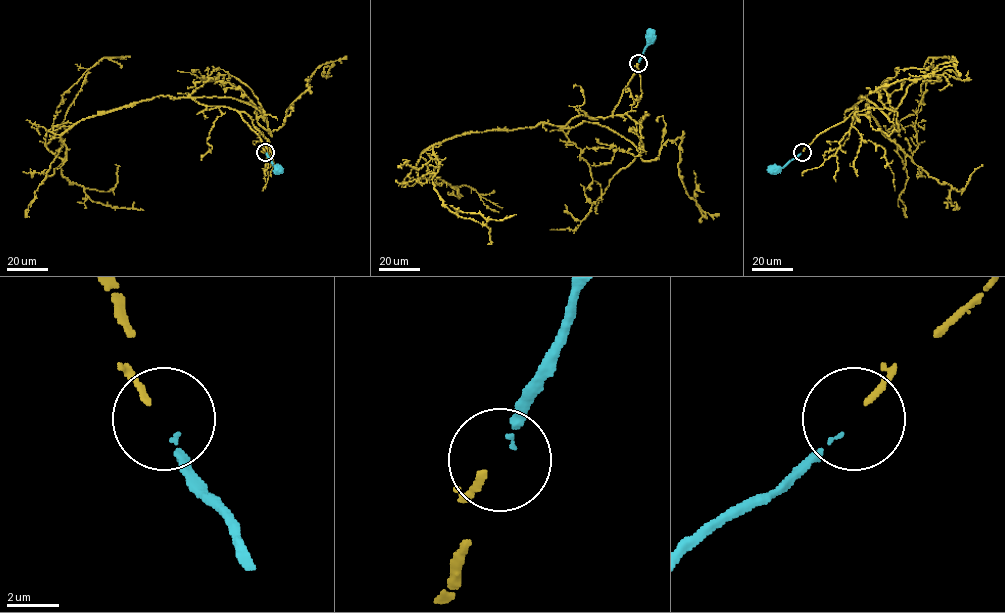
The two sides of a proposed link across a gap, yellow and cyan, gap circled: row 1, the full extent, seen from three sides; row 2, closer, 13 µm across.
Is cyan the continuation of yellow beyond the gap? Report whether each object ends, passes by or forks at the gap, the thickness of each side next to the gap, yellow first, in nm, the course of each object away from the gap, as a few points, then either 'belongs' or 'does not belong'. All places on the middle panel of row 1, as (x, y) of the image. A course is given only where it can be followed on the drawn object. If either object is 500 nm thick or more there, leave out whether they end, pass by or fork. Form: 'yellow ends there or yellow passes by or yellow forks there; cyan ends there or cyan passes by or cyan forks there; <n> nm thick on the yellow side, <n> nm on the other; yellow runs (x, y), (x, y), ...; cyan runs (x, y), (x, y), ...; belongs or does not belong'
yellow ends there; cyan ends there; 220 nm thick on the yellow side, 130 nm on the other; yellow runs (637, 64), (610, 115), (561, 127), (607, 127), (645, 160), (679, 137), (679, 177), (704, 216), (694, 170); cyan runs (639, 62), (651, 36); belongs

